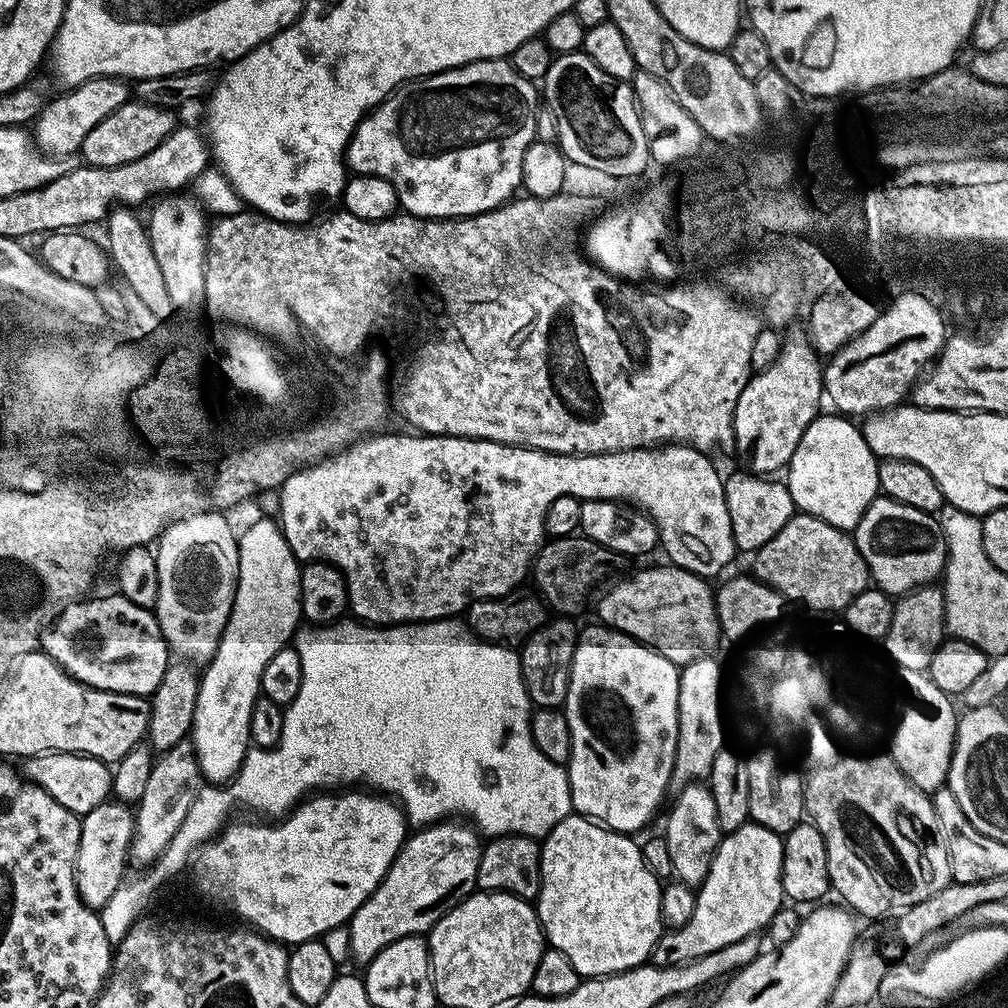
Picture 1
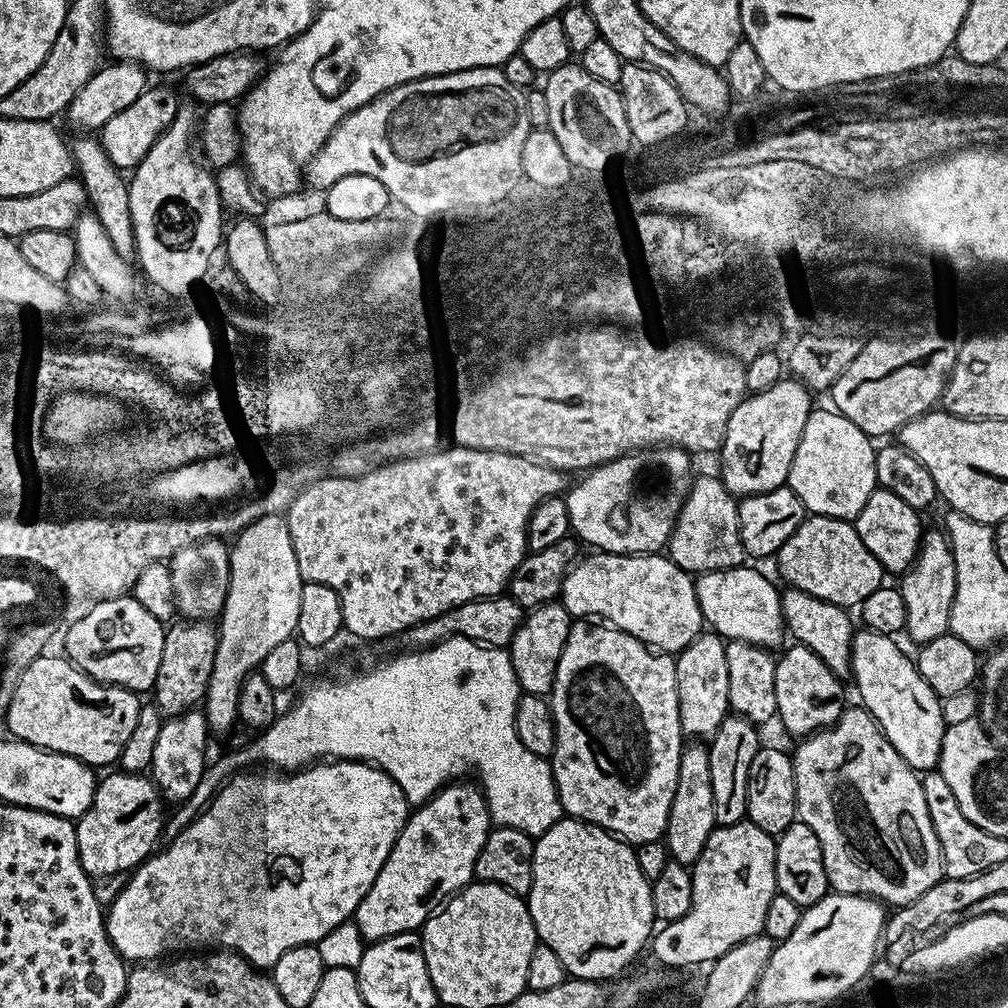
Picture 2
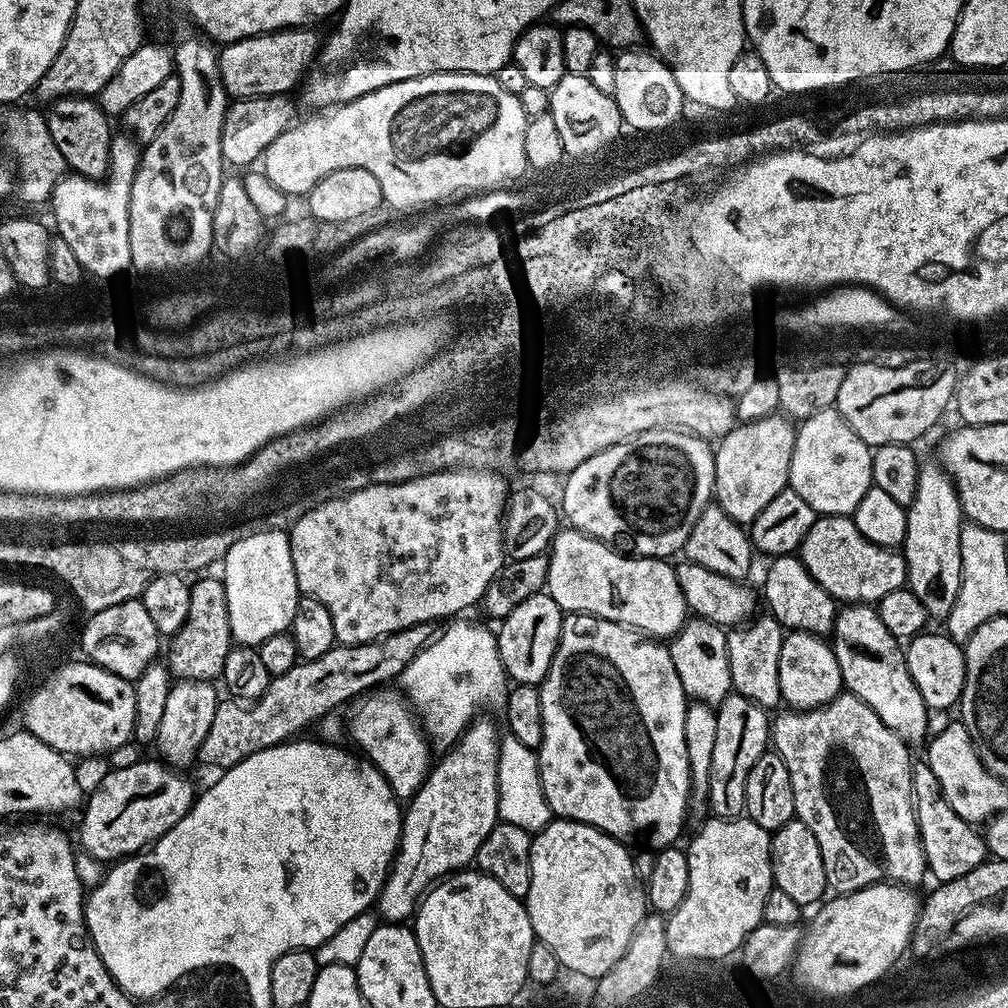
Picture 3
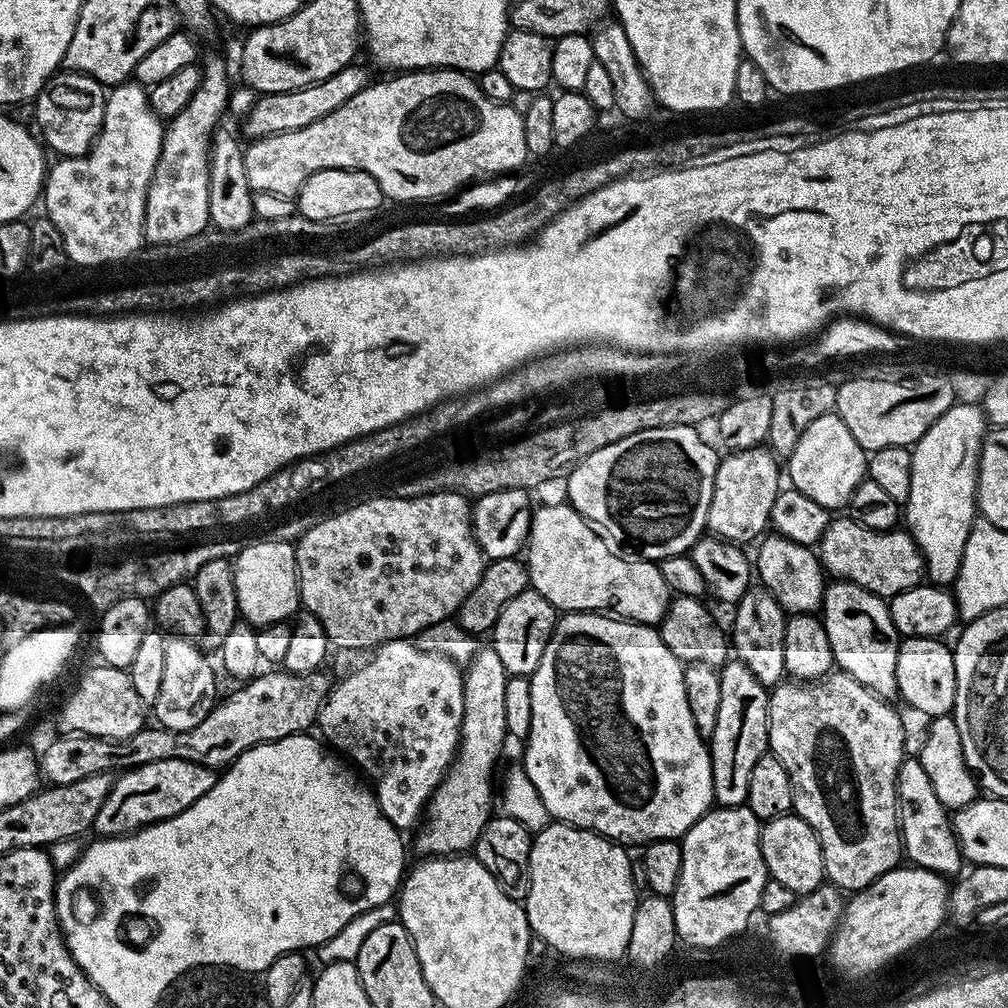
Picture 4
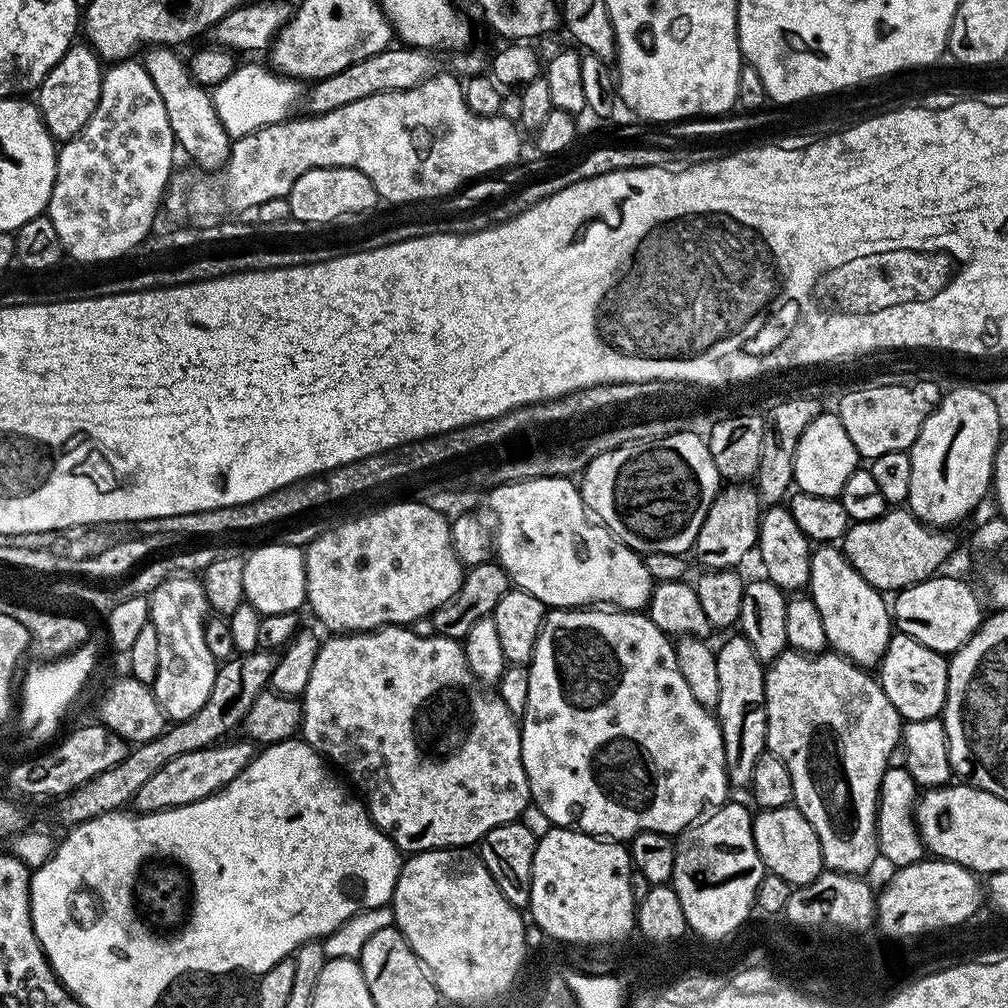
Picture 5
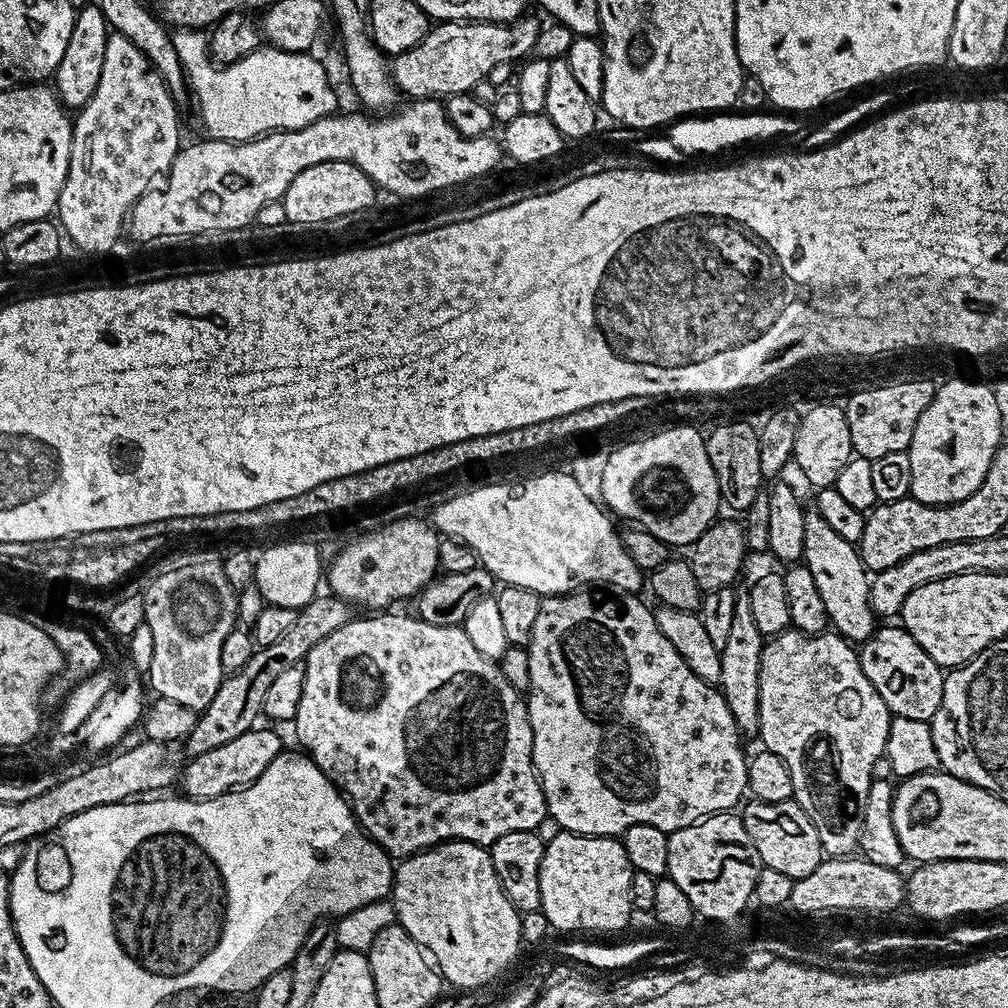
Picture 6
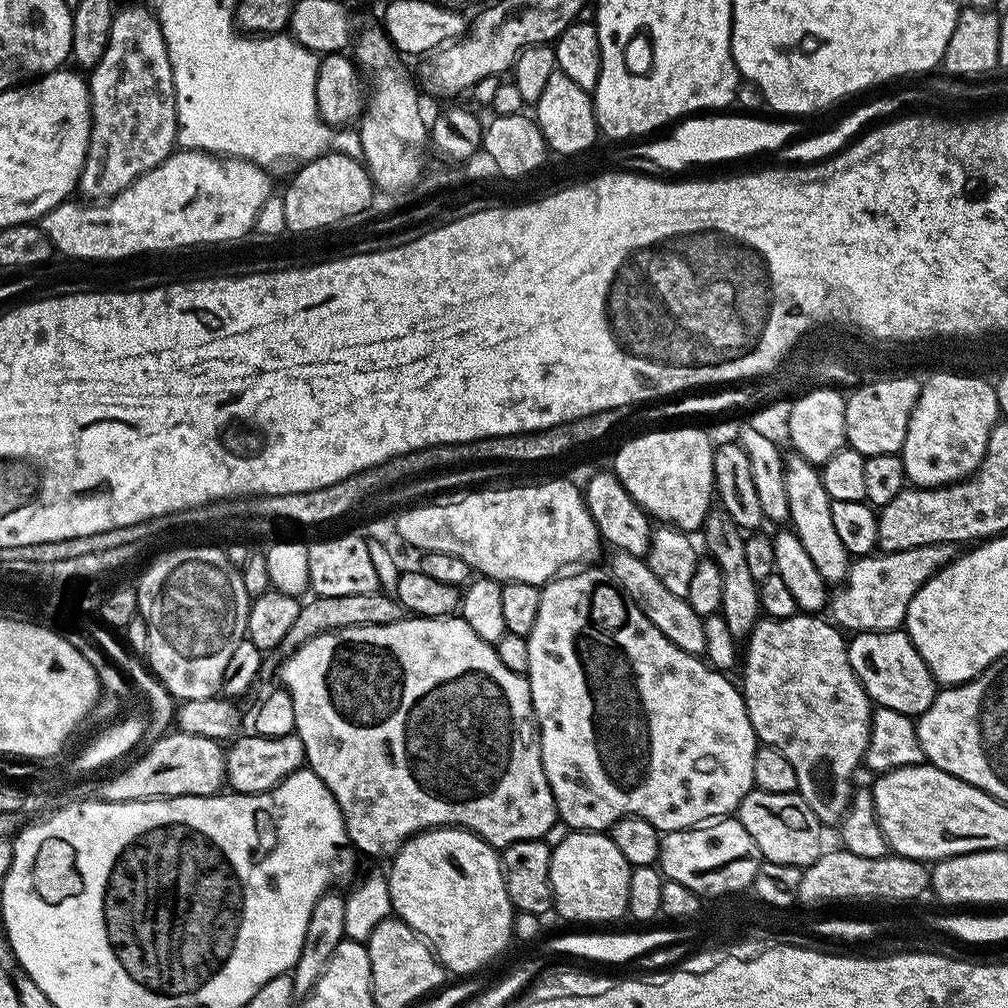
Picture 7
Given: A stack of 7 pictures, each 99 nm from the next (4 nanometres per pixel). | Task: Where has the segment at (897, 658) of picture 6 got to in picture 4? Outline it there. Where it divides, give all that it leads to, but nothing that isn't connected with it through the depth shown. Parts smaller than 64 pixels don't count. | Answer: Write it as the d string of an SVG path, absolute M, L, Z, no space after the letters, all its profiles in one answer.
M906 636L900 641L896 691L899 699L905 700L916 712L927 718L949 715L956 697L953 649L944 645L943 639L935 636Z

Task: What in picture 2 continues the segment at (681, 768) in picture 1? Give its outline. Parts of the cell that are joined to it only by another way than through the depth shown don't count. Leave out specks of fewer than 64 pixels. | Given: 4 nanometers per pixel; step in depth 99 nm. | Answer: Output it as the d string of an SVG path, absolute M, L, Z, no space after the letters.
M711 630L700 633L690 646L686 646L675 657L676 662L676 689L680 703L680 731L688 738L711 738L722 726L722 722L730 714L728 695L730 694L730 670L726 670L726 641L723 636L717 636Z

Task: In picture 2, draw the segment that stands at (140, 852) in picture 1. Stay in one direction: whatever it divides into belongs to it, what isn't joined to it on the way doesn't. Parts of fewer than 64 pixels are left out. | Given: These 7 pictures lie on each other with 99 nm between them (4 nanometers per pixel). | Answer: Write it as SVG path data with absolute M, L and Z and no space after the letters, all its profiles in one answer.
M189 710L164 720L162 730L158 730L158 743L154 746L150 778L165 801L187 802L190 794L194 794L194 786L198 786L206 767L204 751L208 748L208 736L210 722L203 711Z

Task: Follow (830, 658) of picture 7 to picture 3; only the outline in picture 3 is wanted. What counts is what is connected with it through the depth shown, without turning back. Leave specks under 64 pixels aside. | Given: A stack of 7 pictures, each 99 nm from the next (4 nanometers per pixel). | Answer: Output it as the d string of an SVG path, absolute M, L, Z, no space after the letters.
M841 694L835 696L826 706L821 708L812 708L809 712L799 710L784 710L779 713L780 717L775 717L774 723L770 728L770 740L774 745L774 751L786 762L786 770L790 774L790 786L794 790L794 810L795 819L800 820L808 829L814 838L818 838L818 850L822 850L822 866L826 870L829 889L837 893L857 892L859 888L868 888L870 885L883 881L887 878L901 886L916 886L923 876L928 872L928 863L924 857L924 847L922 838L918 830L916 821L916 806L912 799L912 765L914 757L908 753L909 745L866 702L862 702L857 696L851 694Z

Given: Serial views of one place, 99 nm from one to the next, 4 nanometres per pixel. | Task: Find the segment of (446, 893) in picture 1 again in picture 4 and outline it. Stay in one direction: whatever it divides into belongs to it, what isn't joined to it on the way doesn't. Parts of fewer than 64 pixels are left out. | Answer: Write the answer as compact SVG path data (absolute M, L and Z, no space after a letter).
M490 646L477 647L476 655L472 657L467 665L464 677L464 713L462 714L462 726L460 727L460 747L456 750L456 757L452 759L452 764L448 768L448 773L445 774L443 782L436 787L436 792L432 795L432 799L428 801L426 815L423 817L422 823L419 825L416 836L416 848L424 858L434 856L455 856L457 854L467 853L469 850L475 849L476 839L478 834L482 834L482 830L486 826L486 822L492 819L494 809L492 809L492 771L496 768L496 763L500 760L500 751L504 748L504 740L509 739L508 731L506 730L506 682L508 681L508 671L502 666L502 658L498 658L498 650L494 650Z

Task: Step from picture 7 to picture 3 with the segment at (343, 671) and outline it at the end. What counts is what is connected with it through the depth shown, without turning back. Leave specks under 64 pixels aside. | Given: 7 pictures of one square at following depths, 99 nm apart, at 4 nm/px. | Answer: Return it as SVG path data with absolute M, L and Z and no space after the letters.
M381 686L351 701L347 709L348 732L357 744L355 747L371 760L382 778L386 778L396 799L407 802L424 784L433 767L434 755L432 756L431 750L428 749L430 741L403 691L393 688Z

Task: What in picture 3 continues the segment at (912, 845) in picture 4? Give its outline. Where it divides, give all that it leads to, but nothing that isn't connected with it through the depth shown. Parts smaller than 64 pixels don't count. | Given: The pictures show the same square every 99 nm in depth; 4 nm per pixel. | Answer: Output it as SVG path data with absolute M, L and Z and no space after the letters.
M926 762L912 765L912 799L916 806L916 821L924 847L924 857L928 863L928 872L933 881L945 884L954 878L962 878L962 874L970 874L974 866L978 866L989 855L988 846L983 835L963 820L945 802L940 795L940 783L934 778L934 770Z

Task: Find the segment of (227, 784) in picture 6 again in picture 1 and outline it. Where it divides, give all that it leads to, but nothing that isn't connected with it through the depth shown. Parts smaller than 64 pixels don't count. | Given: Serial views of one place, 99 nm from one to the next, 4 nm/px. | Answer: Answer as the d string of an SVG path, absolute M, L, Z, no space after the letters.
M105 802L94 806L94 810L83 813L76 855L76 889L88 908L102 909L124 883L124 867L129 867L130 864L132 835L135 829L136 818L133 809L126 804Z

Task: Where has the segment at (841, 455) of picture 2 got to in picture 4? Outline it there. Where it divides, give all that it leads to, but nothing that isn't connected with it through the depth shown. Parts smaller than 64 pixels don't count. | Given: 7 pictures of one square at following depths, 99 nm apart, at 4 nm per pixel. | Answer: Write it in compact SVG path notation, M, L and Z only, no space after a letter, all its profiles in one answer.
M835 411L815 418L806 426L792 456L786 460L786 476L791 487L797 488L806 498L814 498L818 506L835 510L851 505L854 490L866 478L868 456L864 448L854 442L854 434L850 434L846 422L837 416Z

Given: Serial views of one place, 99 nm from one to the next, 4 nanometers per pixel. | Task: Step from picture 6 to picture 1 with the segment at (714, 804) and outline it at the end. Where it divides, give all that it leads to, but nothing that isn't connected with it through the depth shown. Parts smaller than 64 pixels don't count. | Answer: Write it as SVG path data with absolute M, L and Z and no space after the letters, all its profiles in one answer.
M593 622L576 638L566 698L562 705L570 726L570 754L566 771L573 813L612 829L636 834L652 820L664 795L670 792L678 742L678 682L680 668L670 658L625 632Z

